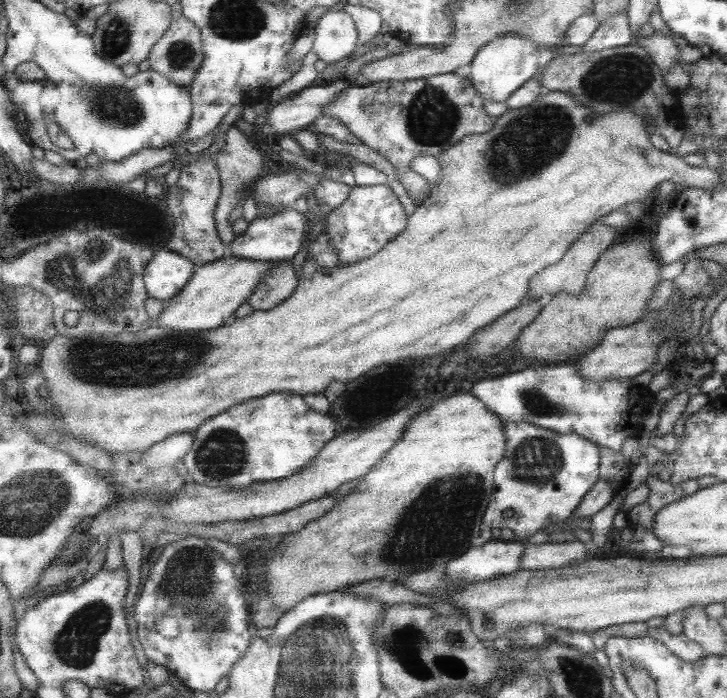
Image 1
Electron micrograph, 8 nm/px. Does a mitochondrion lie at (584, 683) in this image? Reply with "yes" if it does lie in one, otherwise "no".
yes

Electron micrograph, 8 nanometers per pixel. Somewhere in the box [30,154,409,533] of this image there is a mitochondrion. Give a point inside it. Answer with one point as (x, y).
(131, 361)

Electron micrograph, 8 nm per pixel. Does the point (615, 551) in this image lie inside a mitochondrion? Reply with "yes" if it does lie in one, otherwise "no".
no

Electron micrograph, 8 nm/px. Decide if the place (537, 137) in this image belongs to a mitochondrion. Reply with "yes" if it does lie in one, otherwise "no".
yes

